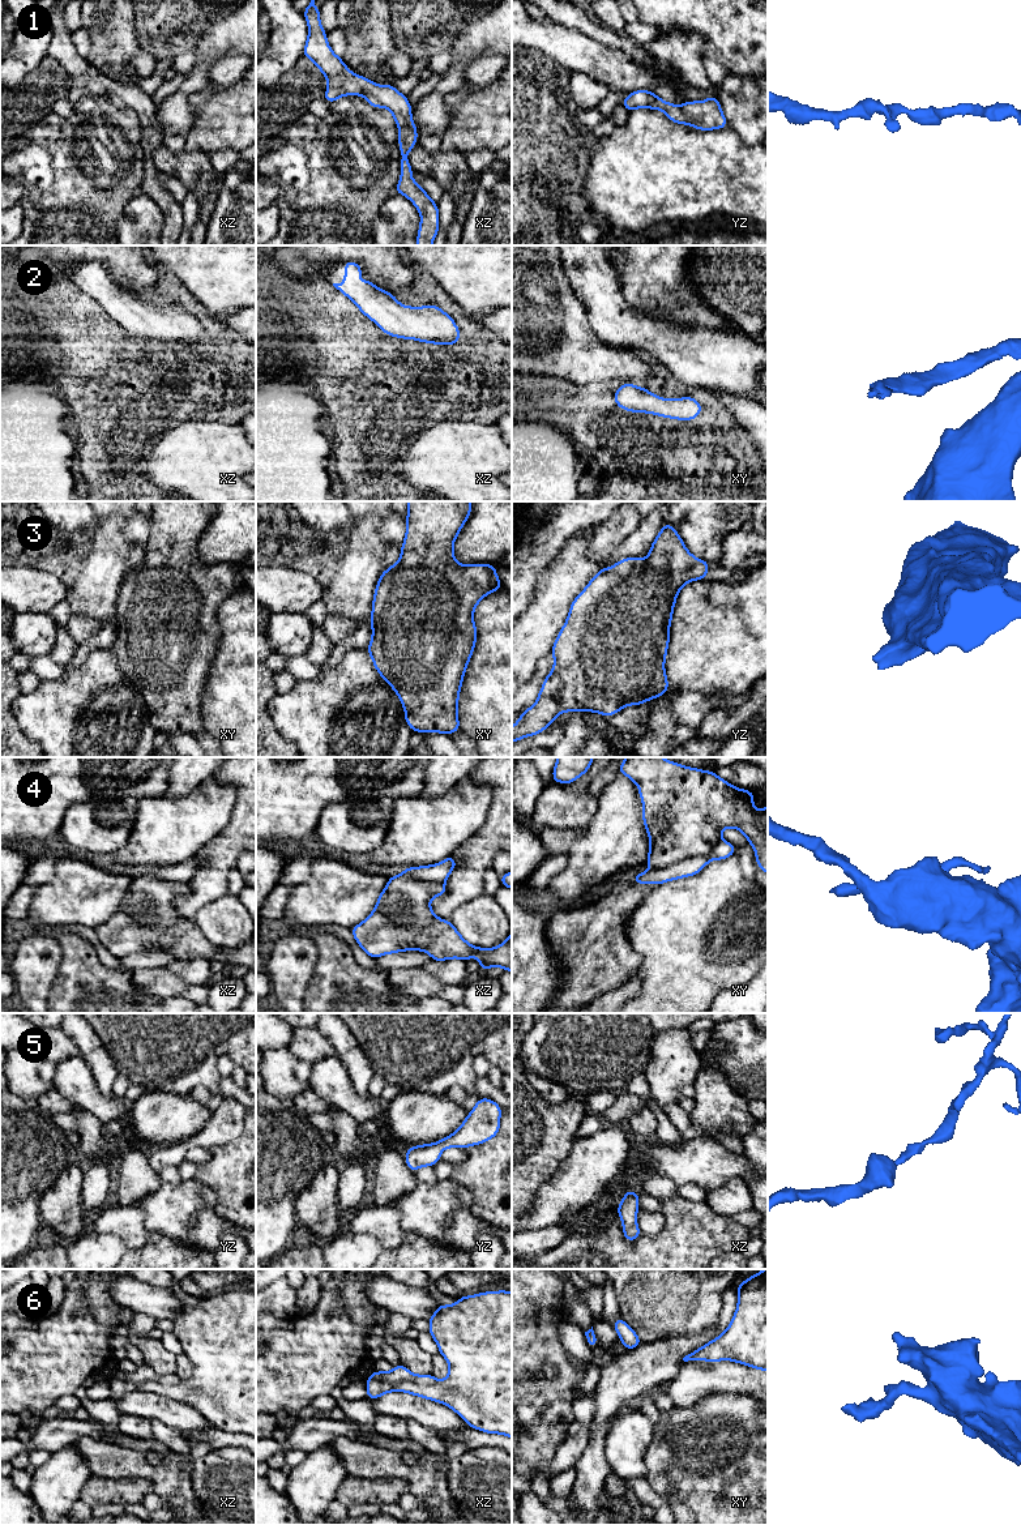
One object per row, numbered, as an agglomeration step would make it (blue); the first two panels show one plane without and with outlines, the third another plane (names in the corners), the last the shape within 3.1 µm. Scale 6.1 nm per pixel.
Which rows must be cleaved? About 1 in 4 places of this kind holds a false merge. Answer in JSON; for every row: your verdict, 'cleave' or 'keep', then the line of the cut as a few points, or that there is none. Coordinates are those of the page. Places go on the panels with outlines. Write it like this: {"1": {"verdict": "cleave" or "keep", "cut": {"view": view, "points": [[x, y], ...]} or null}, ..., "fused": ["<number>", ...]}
{"1": {"verdict": "keep", "cut": null}, "2": {"verdict": "keep", "cut": null}, "3": {"verdict": "keep", "cut": null}, "4": {"verdict": "keep", "cut": null}, "5": {"verdict": "keep", "cut": null}, "6": {"verdict": "keep", "cut": null}, "fused": []}

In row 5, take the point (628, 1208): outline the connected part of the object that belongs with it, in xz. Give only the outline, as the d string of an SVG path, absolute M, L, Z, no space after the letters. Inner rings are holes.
M625 1191L623 1200L616 1209L616 1213L621 1218L624 1238L628 1242L633 1242L641 1235L636 1218L640 1208L638 1195L640 1193L635 1191Z

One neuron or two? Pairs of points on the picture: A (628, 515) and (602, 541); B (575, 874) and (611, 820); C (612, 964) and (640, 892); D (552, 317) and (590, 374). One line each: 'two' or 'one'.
A: one
B: one
C: one
D: one

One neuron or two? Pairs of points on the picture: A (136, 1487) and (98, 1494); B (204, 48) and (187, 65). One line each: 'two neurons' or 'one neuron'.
A: one neuron
B: two neurons

